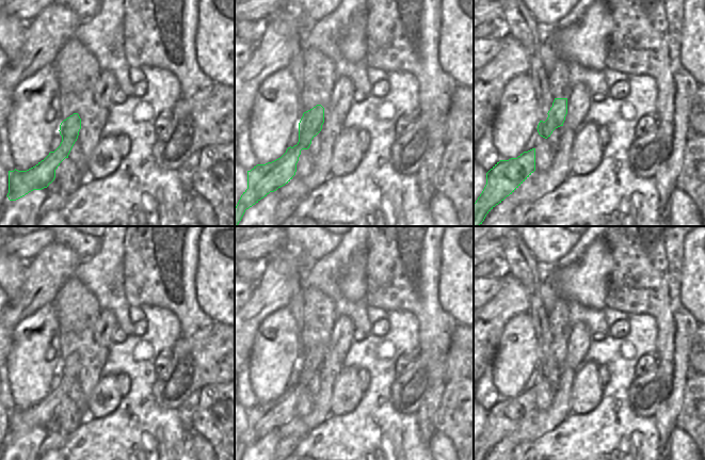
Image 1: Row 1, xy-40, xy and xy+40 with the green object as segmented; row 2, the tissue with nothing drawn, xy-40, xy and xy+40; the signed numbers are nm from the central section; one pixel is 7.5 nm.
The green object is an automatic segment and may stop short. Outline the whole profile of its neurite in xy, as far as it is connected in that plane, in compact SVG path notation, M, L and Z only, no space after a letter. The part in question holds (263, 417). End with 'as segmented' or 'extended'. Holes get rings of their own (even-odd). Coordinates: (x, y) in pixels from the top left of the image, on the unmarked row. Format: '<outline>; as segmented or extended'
M321 344L304 351L299 362L298 383L288 386L281 397L266 403L257 403L247 410L247 428L235 446L235 460L241 460L246 448L292 418L301 390L309 387L311 379L321 370L323 362L324 347Z; as segmented

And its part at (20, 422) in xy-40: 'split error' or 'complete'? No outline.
complete

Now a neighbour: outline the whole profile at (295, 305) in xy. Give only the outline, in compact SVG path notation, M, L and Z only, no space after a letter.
M292 284L290 286L292 288L292 298L288 307L294 317L297 328L300 332L303 328L303 292L298 292Z

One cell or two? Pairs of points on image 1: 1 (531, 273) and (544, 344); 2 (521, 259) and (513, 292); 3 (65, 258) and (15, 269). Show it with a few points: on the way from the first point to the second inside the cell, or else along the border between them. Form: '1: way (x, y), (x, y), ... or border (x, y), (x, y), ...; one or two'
1: way (533, 290), (535, 308), (542, 319), (542, 327); one
2: border (508, 270), (526, 289), (528, 301); two
3: border (29, 262), (20, 291); two

